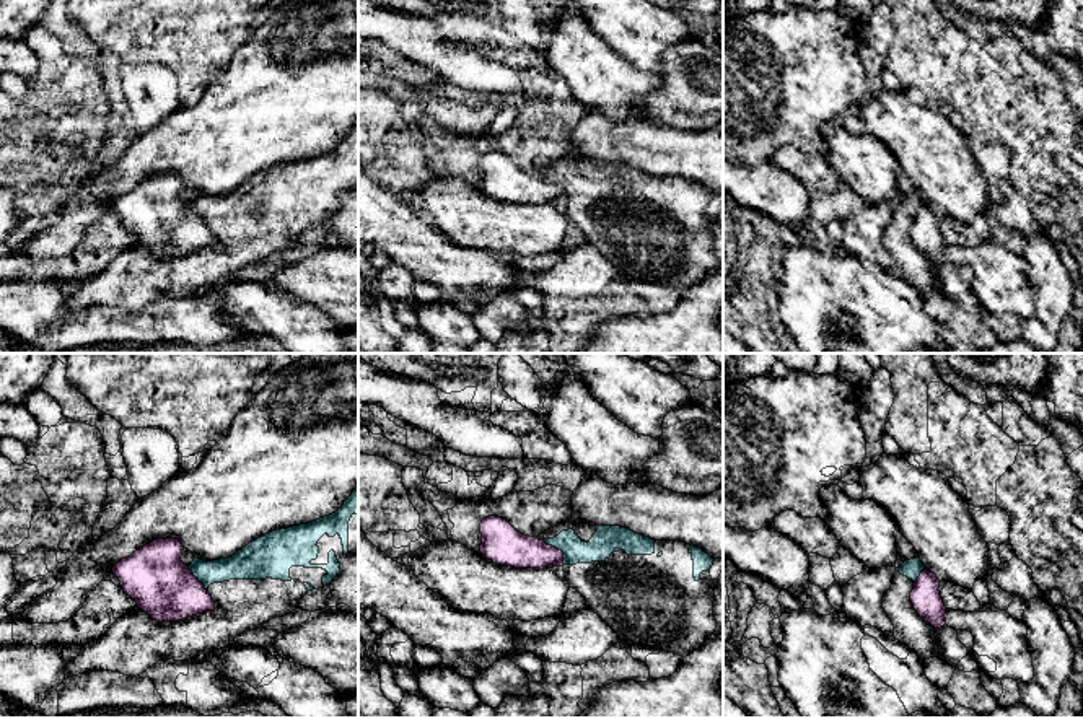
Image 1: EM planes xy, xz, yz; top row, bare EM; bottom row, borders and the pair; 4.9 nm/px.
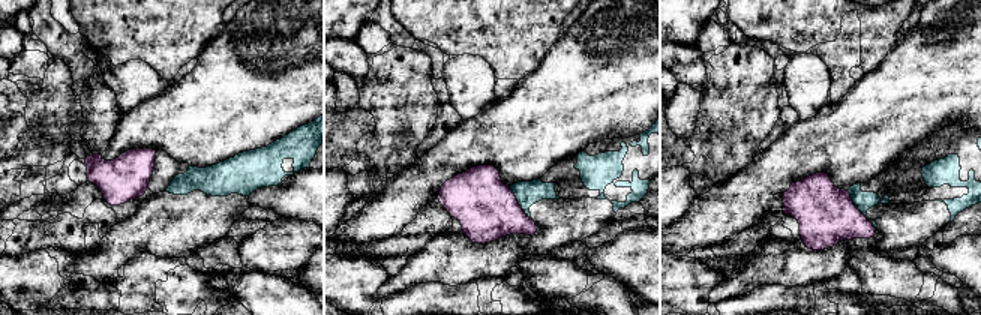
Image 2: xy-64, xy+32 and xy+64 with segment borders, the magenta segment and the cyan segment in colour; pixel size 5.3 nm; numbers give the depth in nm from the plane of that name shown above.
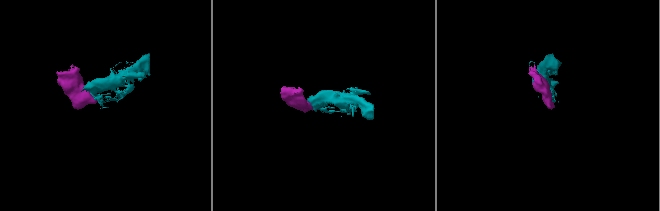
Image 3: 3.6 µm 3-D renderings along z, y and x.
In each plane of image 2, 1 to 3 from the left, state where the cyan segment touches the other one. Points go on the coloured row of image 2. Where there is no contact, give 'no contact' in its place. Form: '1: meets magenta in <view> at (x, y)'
1: no contact
2: meets magenta in xy+32 at (518, 203)
3: meets magenta in xy+64 at (858, 210)

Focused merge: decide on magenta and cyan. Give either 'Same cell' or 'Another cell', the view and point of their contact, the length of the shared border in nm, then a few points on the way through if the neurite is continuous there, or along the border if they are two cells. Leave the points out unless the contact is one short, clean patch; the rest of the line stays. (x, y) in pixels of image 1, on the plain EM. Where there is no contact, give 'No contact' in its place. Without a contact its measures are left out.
Another cell. Touches magenta at xz (557, 184). Shared border 150 nm. Boundary: xz (544, 178), (562, 188), (564, 199)

